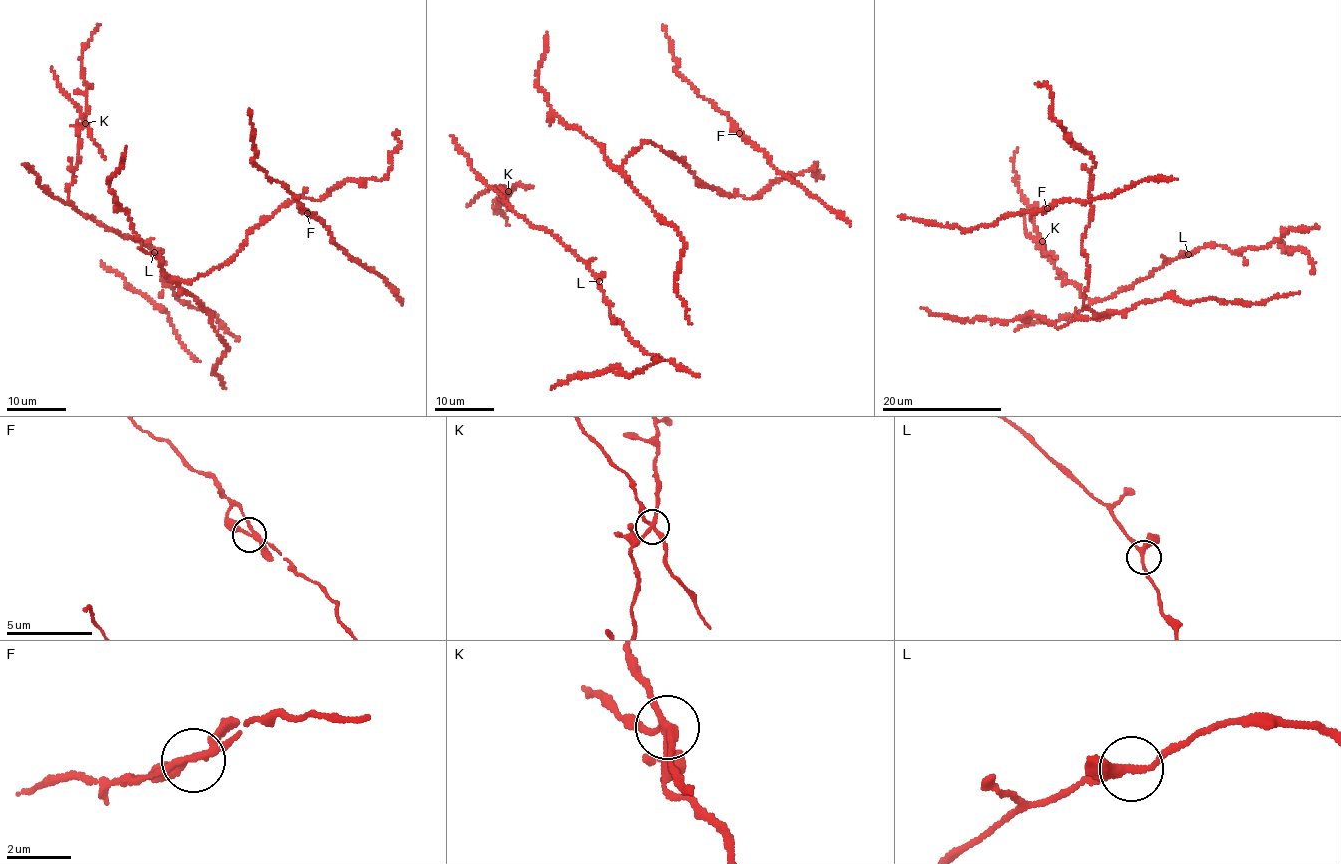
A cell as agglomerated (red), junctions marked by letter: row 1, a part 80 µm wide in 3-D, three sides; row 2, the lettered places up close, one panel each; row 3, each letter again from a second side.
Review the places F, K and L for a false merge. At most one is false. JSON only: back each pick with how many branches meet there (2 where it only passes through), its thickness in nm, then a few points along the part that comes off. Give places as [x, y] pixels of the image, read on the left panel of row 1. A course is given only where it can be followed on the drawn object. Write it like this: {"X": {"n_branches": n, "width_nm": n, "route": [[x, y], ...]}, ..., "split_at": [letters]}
{"K": {"n_branches": 4, "width_nm": 240, "route": [[85, 123], [50, 68]]}, "split_at": ["K"]}

